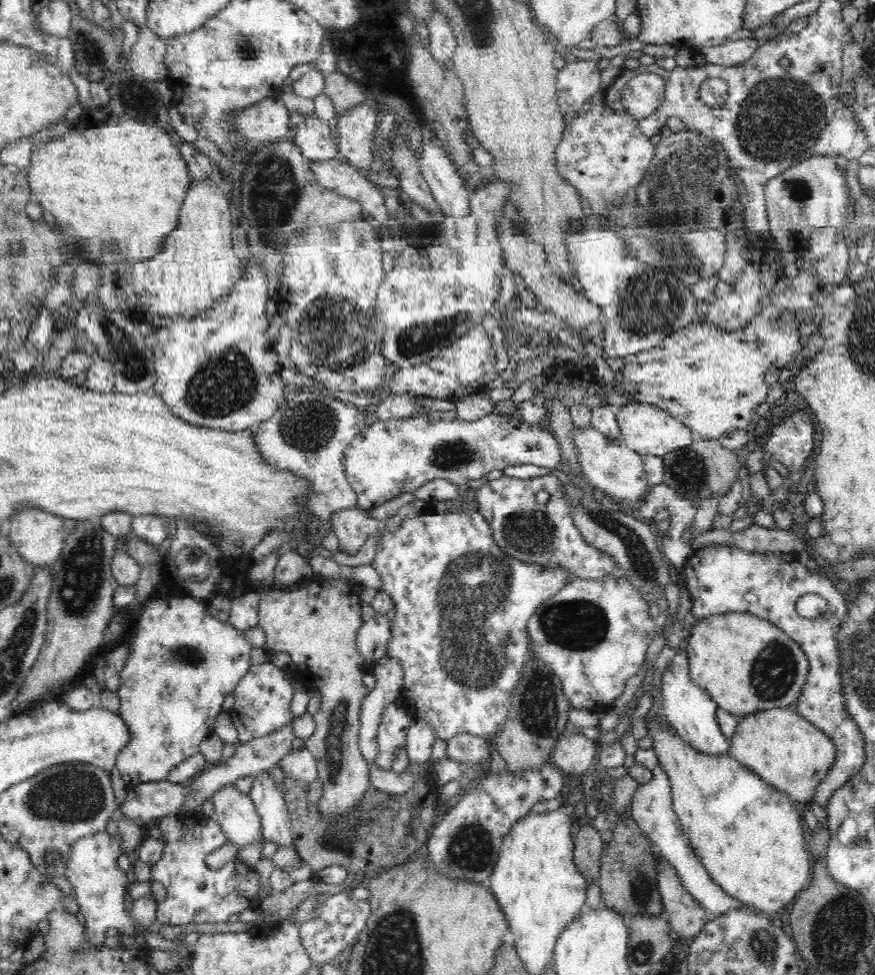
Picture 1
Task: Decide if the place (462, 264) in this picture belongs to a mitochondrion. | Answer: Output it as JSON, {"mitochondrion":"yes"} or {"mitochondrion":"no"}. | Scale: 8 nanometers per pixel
{"mitochondrion":"no"}

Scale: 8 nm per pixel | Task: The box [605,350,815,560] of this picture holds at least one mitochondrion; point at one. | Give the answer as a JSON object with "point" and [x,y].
{"point":[690,470]}

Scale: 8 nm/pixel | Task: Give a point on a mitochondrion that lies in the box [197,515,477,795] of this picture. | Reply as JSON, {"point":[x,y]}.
{"point":[334,737]}

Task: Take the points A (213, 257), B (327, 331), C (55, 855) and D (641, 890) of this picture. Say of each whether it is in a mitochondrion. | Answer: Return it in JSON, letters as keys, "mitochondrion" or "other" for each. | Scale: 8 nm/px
{"A":"other","B":"mitochondrion","C":"mitochondrion","D":"mitochondrion"}

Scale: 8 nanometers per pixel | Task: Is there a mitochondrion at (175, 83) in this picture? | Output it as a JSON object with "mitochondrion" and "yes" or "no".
{"mitochondrion":"no"}

